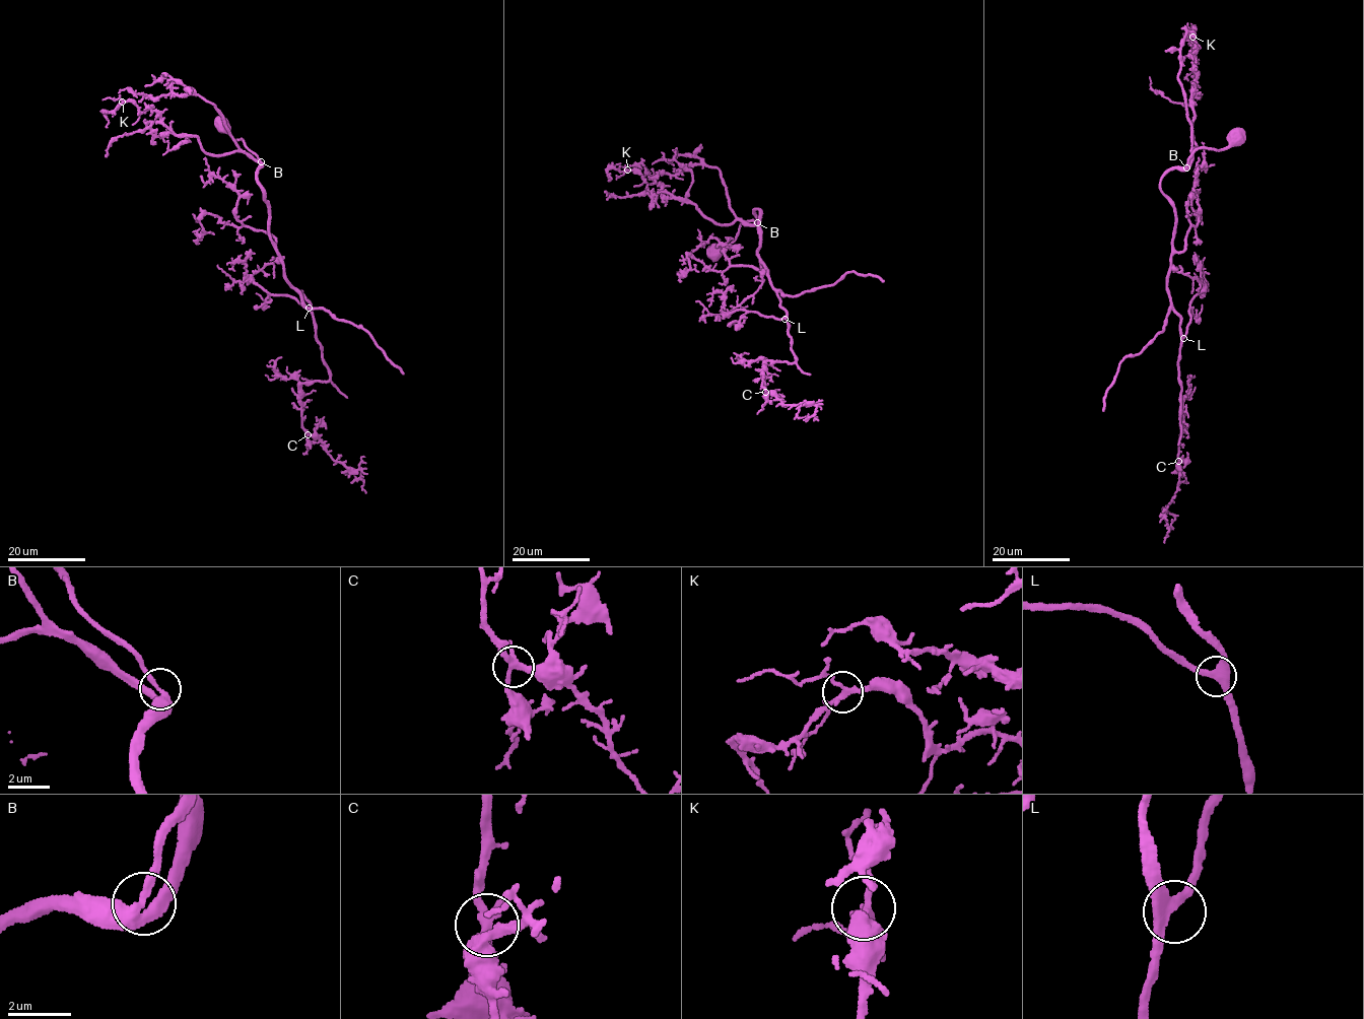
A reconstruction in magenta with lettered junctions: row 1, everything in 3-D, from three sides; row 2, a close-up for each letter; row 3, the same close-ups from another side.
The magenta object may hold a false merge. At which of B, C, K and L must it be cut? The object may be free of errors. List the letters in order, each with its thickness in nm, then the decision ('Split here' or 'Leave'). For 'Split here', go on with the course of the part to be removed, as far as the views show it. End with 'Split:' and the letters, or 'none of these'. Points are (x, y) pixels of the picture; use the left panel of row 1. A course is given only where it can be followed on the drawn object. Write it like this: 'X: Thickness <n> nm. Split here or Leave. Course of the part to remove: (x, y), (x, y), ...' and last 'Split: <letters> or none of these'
B: Thickness 280 nm. Leave
C: Thickness 280 nm. Leave
K: Thickness 200 nm. Leave
L: Thickness 300 nm. Leave
Split: none of these

